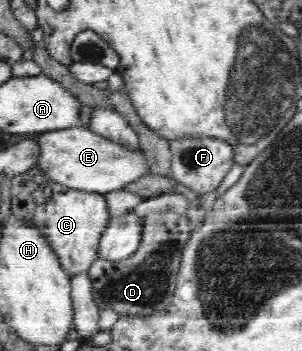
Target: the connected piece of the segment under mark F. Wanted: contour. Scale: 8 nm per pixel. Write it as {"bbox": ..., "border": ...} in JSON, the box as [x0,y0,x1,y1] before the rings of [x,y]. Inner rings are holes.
{"bbox":[169,135,236,195],"border":[[[189,135],[169,142],[169,172],[198,195],[215,190],[235,163],[236,147],[216,137]]]}

